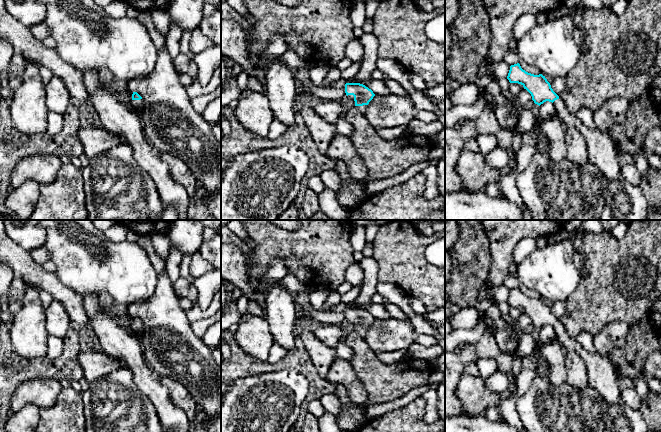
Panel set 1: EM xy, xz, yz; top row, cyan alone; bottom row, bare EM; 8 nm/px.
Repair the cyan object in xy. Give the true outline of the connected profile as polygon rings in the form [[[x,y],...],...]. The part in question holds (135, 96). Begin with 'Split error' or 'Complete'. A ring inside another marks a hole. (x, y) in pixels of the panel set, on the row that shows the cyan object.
Split error. [[[133,92],[132,94],[131,109],[135,112],[137,110],[141,110],[143,112],[143,100],[137,92]]]

